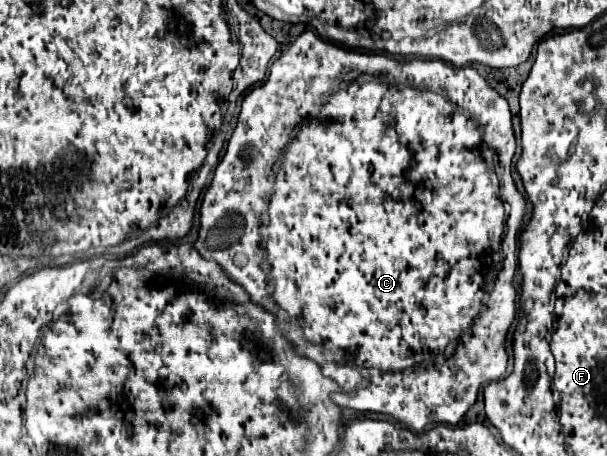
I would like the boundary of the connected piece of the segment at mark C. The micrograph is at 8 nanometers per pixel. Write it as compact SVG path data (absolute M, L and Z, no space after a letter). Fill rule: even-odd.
M303 31L297 39L295 39L295 43L287 49L287 51L283 51L281 53L281 57L271 65L271 71L269 71L269 77L267 77L267 81L265 83L261 83L261 85L257 85L255 89L251 89L251 93L247 93L245 95L245 99L243 99L243 103L241 103L241 113L239 113L239 121L237 121L237 127L235 127L235 131L233 131L233 135L231 135L231 139L229 139L229 143L227 143L227 151L225 151L225 157L219 161L219 167L217 167L217 171L215 171L215 175L213 175L213 181L211 181L211 185L207 187L207 191L205 191L205 201L201 203L201 209L199 209L199 221L201 221L201 227L199 227L199 237L197 237L197 241L195 241L195 249L201 253L201 257L203 259L207 259L207 261L215 261L221 269L223 269L223 273L233 281L233 283L237 283L237 285L241 285L247 293L249 293L249 297L251 297L251 301L255 303L255 305L261 305L265 311L269 311L269 313L273 313L275 317L277 317L277 323L279 323L279 327L281 327L281 331L283 331L283 337L293 345L293 349L301 355L301 357L311 357L311 361L315 361L315 363L319 363L321 365L321 369L323 369L323 375L327 375L329 377L329 369L333 367L333 369L339 369L337 371L337 375L333 377L337 383L339 383L339 387L341 387L341 391L339 393L333 393L331 395L331 401L335 401L339 407L347 407L347 409L353 409L353 411L371 411L371 413L383 413L383 415L391 415L397 423L401 423L401 425L405 425L407 429L413 429L413 431L417 431L417 433L421 433L421 431L425 431L427 427L431 427L431 425L437 425L437 423L447 423L447 425L457 425L459 421L461 421L461 417L467 413L467 409L475 403L475 399L477 399L477 393L479 393L479 389L481 389L481 385L485 383L485 381L497 381L497 379L501 379L503 375L505 375L505 369L507 369L507 359L509 359L509 355L507 355L507 349L505 349L505 343L507 343L507 335L509 335L509 327L511 327L511 323L513 323L513 319L515 319L515 299L517 299L517 289L515 289L515 285L513 285L513 279L515 279L515 275L517 274L518 270L518 257L517 251L519 251L519 235L521 235L521 231L523 231L523 217L525 217L525 210L526 210L526 198L518 191L515 181L513 181L513 177L511 177L511 161L513 161L513 155L515 155L515 149L517 149L517 143L515 143L515 133L513 133L513 123L511 123L511 111L509 111L509 103L507 103L507 99L505 97L501 97L489 83L487 83L487 79L485 77L481 77L479 75L479 71L475 69L475 67L455 67L455 65L451 65L451 63L447 63L447 61L441 61L441 59L411 59L411 61L397 61L397 59L393 59L393 57L389 57L389 55L383 55L383 53L361 53L361 51L353 51L353 49L345 49L345 47L341 47L341 45L337 45L337 43L333 43L333 41L327 41L327 39L323 39L323 37L319 37L317 33L313 33L313 31ZM363 75L373 75L369 81L359 81L357 77L363 77ZM327 95L327 101L323 101L321 105L319 105L319 111L317 113L313 113L311 117L309 117L309 113L311 113L311 107L315 107L323 97ZM297 127L297 135L289 141L289 135L293 133L293 129ZM489 147L497 153L497 175L499 175L499 179L501 179L501 187L499 187L499 179L497 179L497 175L495 175L495 161L493 161L493 151L489 149ZM277 155L279 155L279 161L277 161L277 177L275 177L275 183L273 183L273 195L271 195L271 199L269 199L269 209L267 209L267 193L271 193L271 181L273 181L273 165L275 165L275 159L277 159ZM503 203L505 205L509 205L509 213L507 213L507 237L503 237L505 235L505 211L503 211ZM267 223L267 229L269 229L269 237L265 239L265 253L263 253L263 249L259 247L259 243L261 243L261 227ZM287 317L291 319L291 321L299 321L299 325L301 325L301 329L303 329L303 333L301 333L301 329L297 327L297 325L293 325L293 323L289 323L287 321ZM451 345L457 345L455 347L455 351L453 351L453 355L451 357L447 357L447 359L443 359L443 361L437 361L445 351L447 351L447 347L451 347ZM329 351L349 351L351 353L351 359L353 359L353 363L359 367L355 367L355 365L351 365L351 363L345 363L345 361L337 361Z

